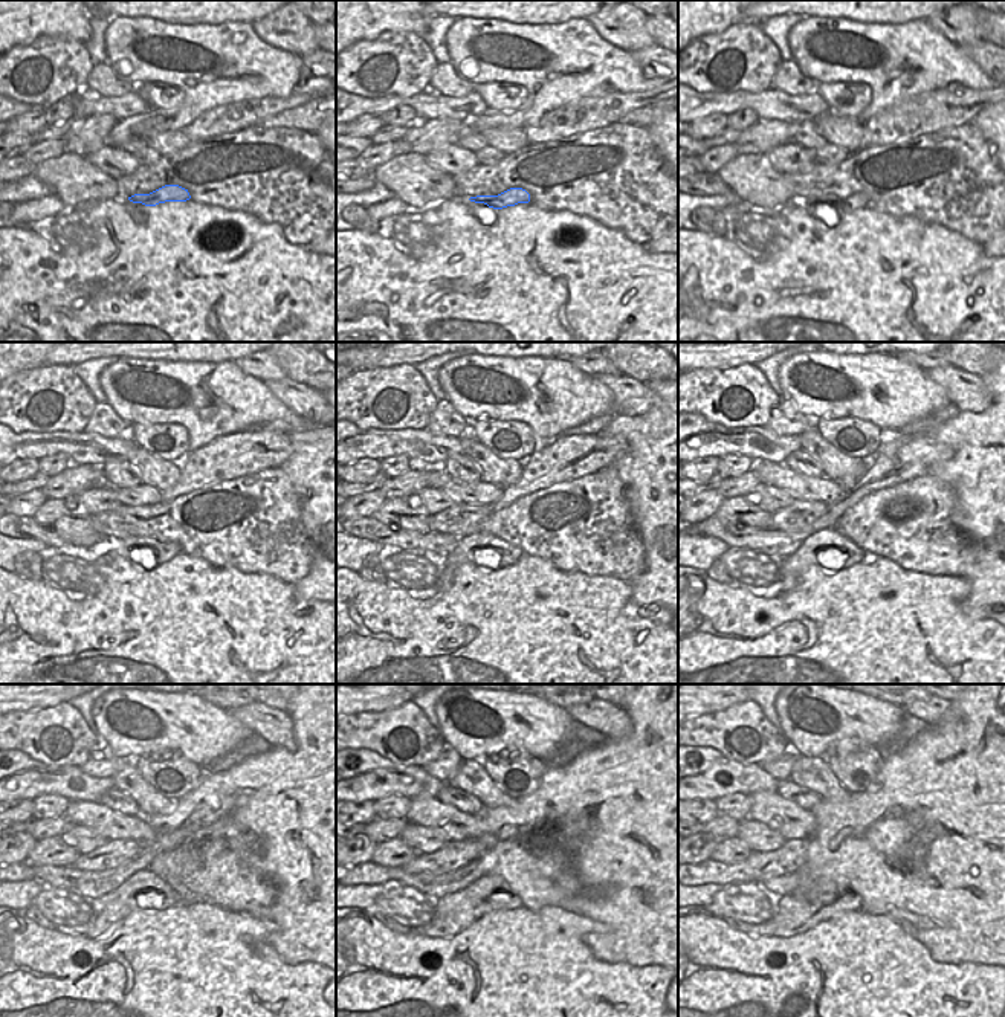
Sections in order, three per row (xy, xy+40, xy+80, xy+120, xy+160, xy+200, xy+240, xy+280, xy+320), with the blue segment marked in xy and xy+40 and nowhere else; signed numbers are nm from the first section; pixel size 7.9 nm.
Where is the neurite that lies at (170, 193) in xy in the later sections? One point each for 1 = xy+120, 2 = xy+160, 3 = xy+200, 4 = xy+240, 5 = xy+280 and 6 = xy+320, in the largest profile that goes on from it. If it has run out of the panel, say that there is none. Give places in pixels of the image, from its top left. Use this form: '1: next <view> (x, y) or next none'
1: next xy+120 (165, 552)
2: next xy+160 (465, 550)
3: next xy+200 (791, 568)
4: next xy+240 (109, 910)
5: next xy+280 (455, 912)
6: next xy+320 (794, 913)

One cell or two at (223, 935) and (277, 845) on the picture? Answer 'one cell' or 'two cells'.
two cells

